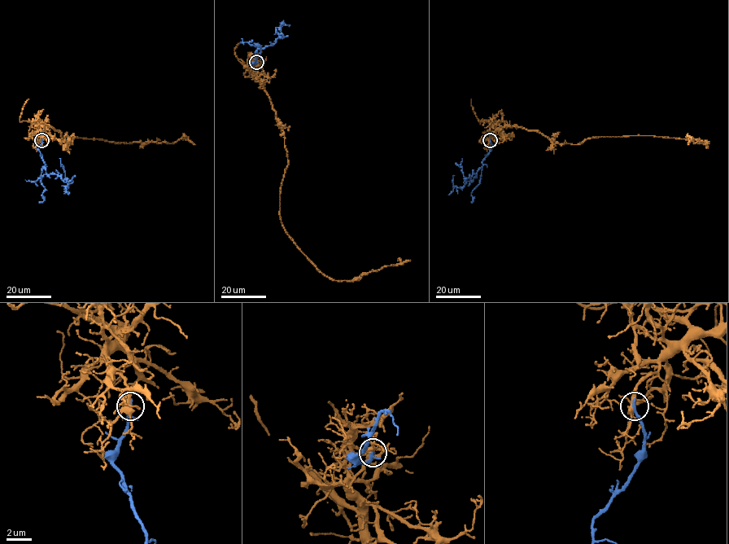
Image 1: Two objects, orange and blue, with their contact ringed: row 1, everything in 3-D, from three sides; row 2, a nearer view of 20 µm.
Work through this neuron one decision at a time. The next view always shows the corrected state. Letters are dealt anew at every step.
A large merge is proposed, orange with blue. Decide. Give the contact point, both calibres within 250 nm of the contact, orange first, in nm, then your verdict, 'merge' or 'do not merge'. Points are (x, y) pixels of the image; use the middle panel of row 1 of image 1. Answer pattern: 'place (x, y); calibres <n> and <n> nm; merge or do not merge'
place (256, 62); calibres 360 and 200 nm; do not merge

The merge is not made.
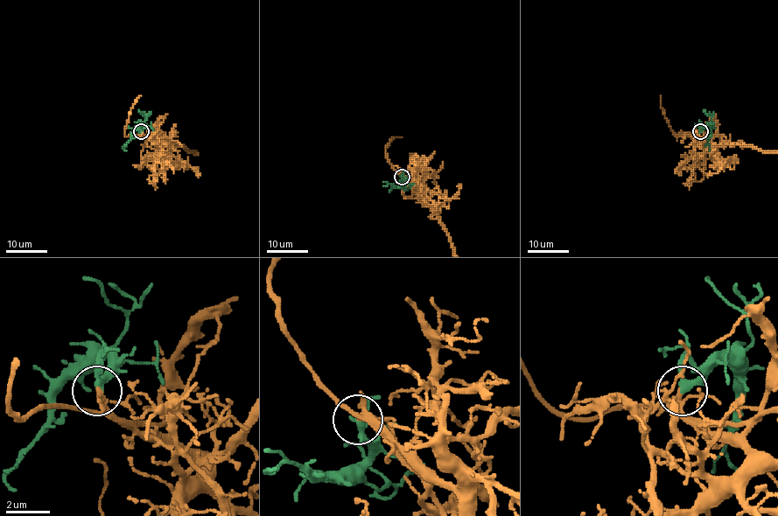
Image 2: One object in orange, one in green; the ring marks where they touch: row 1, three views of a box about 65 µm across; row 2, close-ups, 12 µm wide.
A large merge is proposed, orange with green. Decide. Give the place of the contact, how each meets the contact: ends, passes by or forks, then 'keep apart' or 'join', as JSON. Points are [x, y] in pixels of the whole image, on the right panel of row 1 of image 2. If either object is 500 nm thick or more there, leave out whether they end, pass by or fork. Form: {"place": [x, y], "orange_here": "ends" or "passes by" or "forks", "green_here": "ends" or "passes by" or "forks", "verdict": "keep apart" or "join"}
{"place": [700, 131], "orange_here": "forks", "green_here": "passes by", "verdict": "join"}

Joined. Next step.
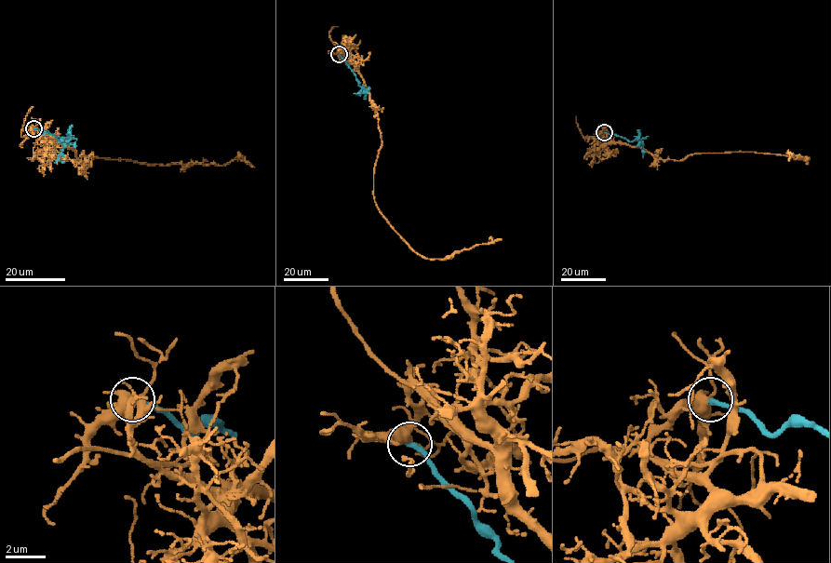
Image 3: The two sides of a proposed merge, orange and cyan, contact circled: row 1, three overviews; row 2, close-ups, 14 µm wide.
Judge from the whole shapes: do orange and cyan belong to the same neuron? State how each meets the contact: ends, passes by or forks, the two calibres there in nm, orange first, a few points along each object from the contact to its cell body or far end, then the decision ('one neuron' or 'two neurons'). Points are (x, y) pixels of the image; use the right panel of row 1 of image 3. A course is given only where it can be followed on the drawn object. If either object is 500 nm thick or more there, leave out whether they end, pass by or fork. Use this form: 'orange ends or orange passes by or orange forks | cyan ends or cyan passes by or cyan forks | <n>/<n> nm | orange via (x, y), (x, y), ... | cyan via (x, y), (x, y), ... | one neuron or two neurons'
orange forks | cyan ends | 440/320 nm | orange via (603, 132), (596, 138), (641, 147), (663, 159), (746, 152), (809, 157), (794, 159), (792, 154), (789, 161) | cyan via (604, 132), (630, 141), (637, 139), (642, 143), (642, 157) | two neurons

